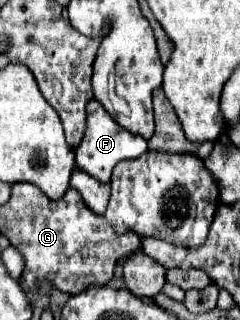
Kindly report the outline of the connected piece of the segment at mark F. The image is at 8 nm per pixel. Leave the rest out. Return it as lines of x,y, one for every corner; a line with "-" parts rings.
91,99
87,103
87,129
85,129
85,137
83,137
81,145
75,149
75,161
77,161
79,169
89,173
97,181
109,183
111,171
113,171
113,167
119,161
135,159
135,157
143,155
143,151
147,151
147,145
145,145
143,137
133,135
133,133
125,131
121,125
117,125
115,119
111,119
109,113
103,109
103,105
99,105
99,101

